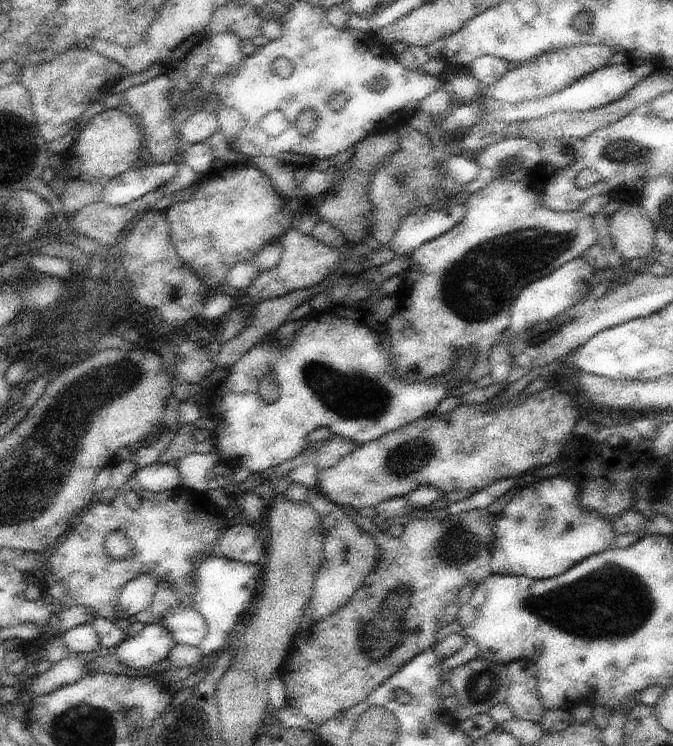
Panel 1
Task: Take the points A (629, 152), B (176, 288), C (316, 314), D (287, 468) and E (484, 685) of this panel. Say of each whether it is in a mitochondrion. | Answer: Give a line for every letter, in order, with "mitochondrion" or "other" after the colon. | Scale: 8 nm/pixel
A: mitochondrion
B: mitochondrion
C: other
D: other
E: mitochondrion

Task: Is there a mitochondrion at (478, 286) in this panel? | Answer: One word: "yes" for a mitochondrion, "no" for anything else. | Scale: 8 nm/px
yes

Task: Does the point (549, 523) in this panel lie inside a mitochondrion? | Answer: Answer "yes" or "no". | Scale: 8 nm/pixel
no

